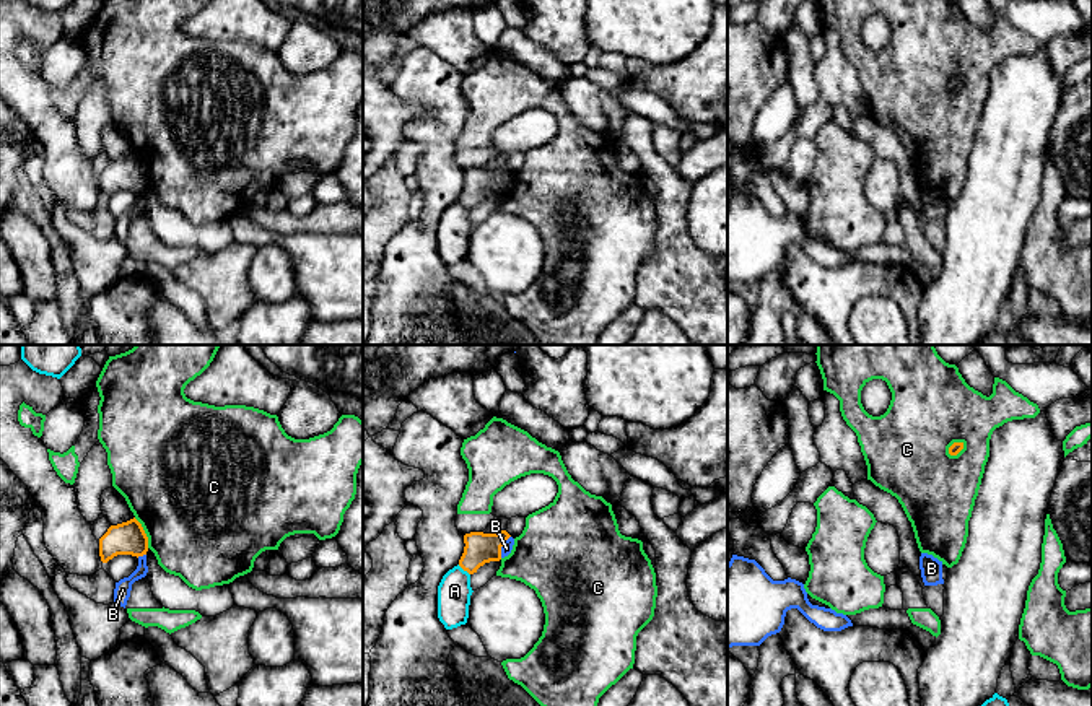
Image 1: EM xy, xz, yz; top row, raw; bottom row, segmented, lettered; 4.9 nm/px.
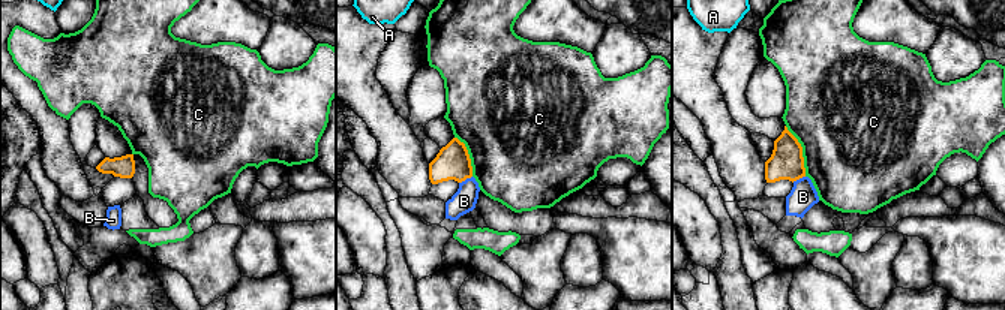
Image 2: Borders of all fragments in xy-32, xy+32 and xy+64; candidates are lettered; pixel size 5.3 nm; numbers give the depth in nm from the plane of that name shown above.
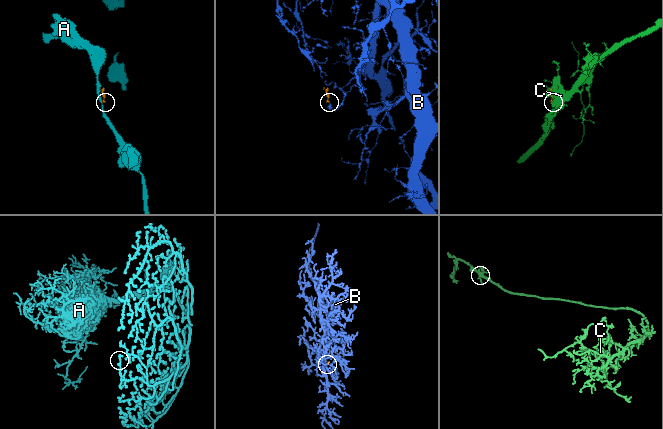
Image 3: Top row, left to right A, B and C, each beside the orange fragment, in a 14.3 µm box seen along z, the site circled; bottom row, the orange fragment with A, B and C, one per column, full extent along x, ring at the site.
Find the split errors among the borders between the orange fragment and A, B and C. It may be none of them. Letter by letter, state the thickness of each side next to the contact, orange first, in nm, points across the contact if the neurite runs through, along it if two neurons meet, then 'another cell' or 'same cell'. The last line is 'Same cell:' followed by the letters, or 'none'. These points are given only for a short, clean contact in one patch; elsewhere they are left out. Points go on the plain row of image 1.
A: 150/170 nm | along xz (458, 200), (469, 210) | another cell
B: 150/50 nm | along xz (510, 171), (502, 183), (500, 192) | another cell
C: 160/480 nm | another cell
Same cell: none

